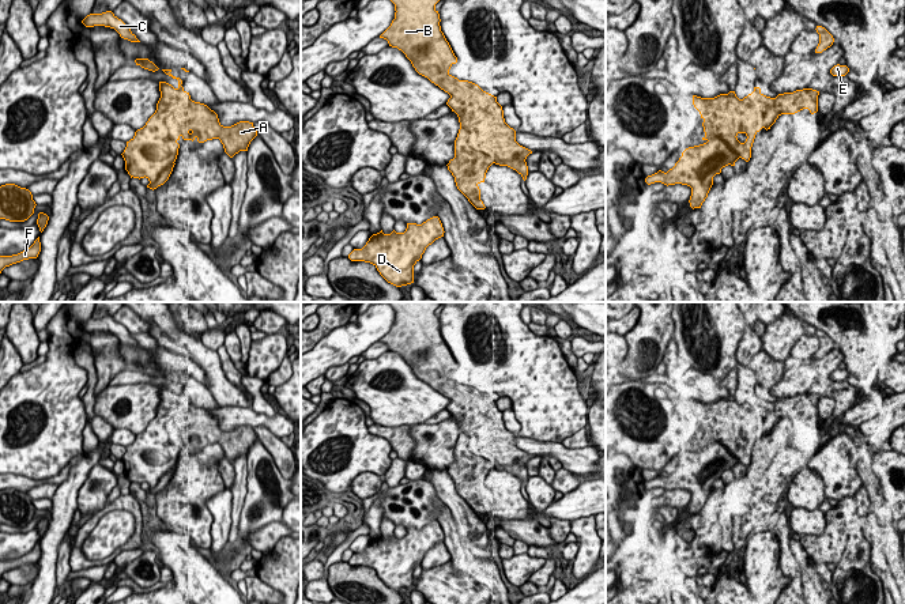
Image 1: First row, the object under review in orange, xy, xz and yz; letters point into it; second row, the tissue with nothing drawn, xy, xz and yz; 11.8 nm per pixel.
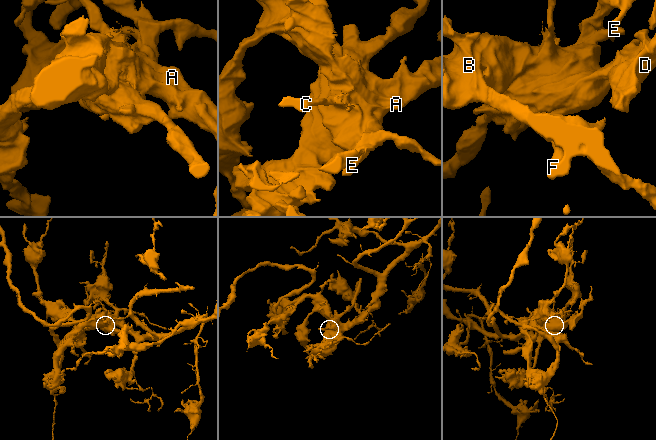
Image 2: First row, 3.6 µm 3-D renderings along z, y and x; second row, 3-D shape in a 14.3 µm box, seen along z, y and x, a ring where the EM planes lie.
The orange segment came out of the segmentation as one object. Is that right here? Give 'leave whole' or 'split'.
split

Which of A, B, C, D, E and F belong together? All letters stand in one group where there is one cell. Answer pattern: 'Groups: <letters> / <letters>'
Groups: A B F / C D E

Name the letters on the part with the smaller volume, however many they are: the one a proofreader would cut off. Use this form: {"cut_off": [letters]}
{"cut_off": ["C", "D", "E"]}

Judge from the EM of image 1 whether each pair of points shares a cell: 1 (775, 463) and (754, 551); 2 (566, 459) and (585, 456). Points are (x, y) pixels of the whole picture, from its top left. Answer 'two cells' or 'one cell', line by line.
1: two cells
2: one cell

